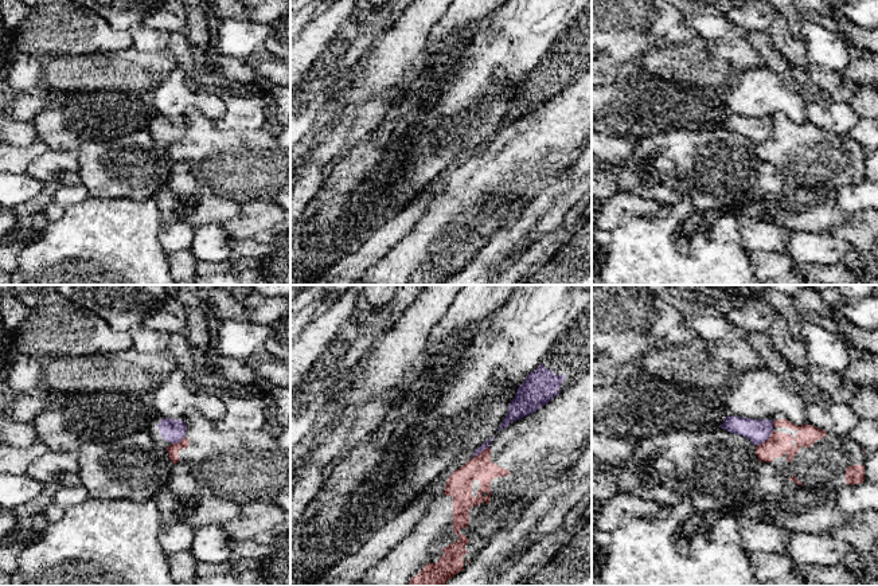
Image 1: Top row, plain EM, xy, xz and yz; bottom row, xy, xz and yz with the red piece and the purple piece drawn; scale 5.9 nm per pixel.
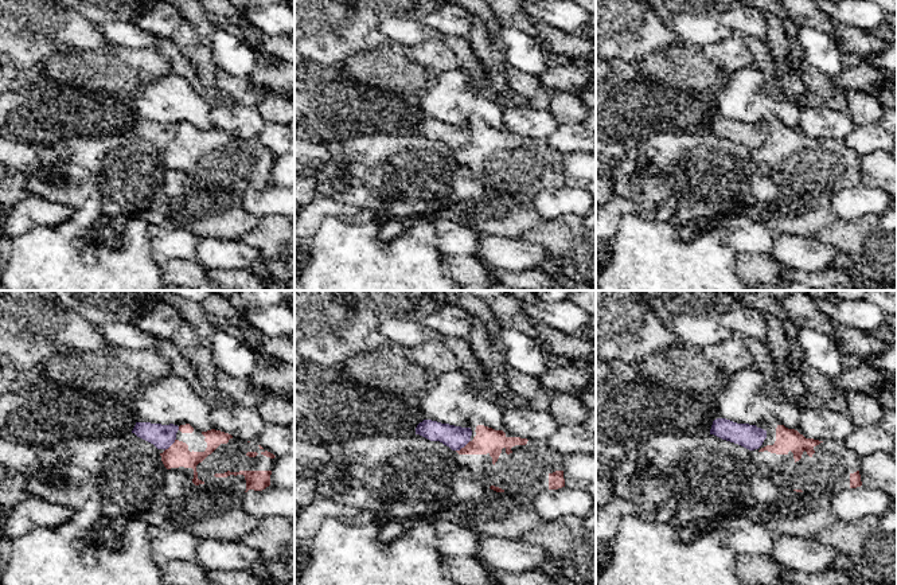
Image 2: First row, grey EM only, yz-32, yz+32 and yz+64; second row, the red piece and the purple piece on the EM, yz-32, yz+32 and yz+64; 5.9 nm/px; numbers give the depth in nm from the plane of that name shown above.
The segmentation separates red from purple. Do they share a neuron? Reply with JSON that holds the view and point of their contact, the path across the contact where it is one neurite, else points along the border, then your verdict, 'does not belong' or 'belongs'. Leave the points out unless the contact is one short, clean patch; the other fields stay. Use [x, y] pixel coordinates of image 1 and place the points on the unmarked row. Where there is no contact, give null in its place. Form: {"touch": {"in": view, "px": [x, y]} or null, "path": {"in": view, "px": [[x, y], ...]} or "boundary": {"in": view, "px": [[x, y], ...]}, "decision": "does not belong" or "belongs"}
{"touch": {"in": "yz", "px": [767, 139]}, "boundary": {"in": "yz", "px": [[773, 128], [756, 145]]}, "decision": "does not belong"}

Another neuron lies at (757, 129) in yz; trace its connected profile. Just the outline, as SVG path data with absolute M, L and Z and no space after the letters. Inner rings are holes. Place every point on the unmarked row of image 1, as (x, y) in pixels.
M731 114L725 117L721 128L744 134L757 145L764 142L770 136L773 125L774 124L772 118L752 118Z

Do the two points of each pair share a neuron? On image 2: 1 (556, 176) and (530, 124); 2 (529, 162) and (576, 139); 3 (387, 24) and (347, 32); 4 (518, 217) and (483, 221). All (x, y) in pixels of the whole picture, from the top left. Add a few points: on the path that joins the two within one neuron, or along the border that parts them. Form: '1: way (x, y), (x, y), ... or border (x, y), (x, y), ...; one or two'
1: border (517, 135), (545, 141); two
2: border (545, 141), (562, 155); two
3: border (379, 15), (379, 31), (394, 43); two
4: way (510, 217), (491, 217); one

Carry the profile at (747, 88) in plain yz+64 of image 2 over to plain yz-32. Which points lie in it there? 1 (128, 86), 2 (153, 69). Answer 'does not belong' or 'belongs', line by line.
1: does not belong
2: does not belong

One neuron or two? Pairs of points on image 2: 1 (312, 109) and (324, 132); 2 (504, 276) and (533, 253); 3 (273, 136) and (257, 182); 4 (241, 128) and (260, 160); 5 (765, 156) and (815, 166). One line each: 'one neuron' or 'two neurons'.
1: one neuron
2: two neurons
3: two neurons
4: two neurons
5: one neuron

